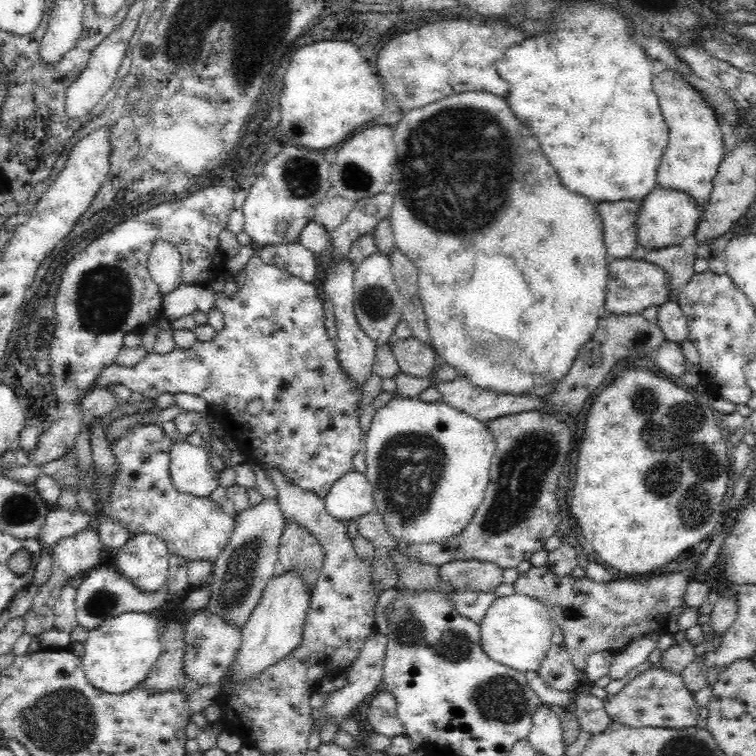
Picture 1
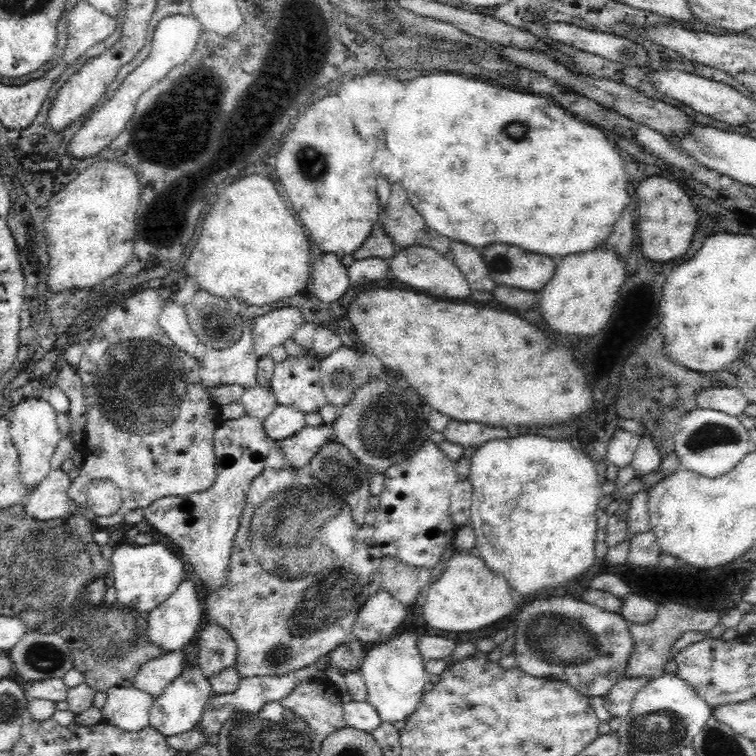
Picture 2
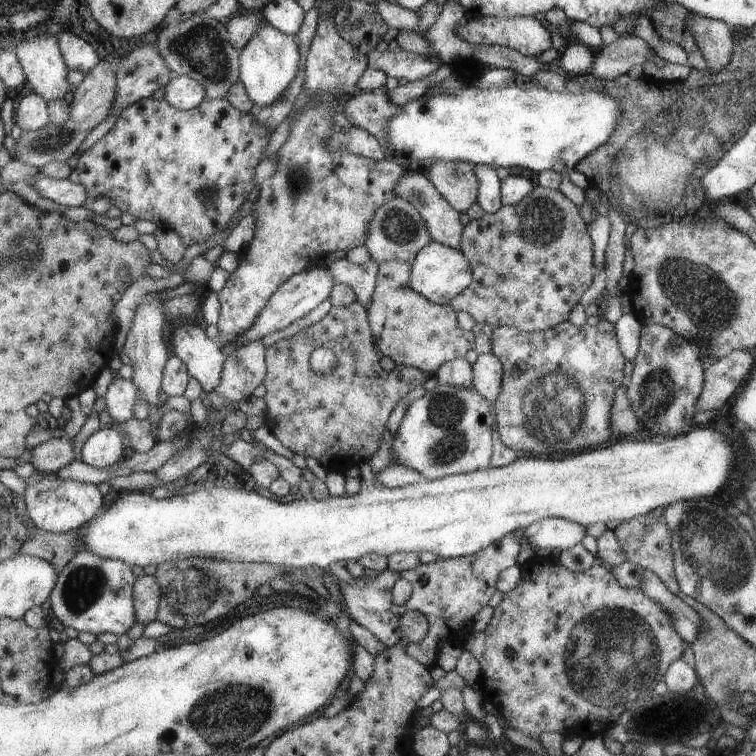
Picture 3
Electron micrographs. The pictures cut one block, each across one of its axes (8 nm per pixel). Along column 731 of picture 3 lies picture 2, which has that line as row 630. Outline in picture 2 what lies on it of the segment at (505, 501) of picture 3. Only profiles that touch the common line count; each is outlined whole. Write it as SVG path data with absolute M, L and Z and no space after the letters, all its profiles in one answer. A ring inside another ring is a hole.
M458 555L450 558L444 573L428 588L422 616L430 628L446 632L476 632L514 610L512 590L502 574L492 571L478 555Z

